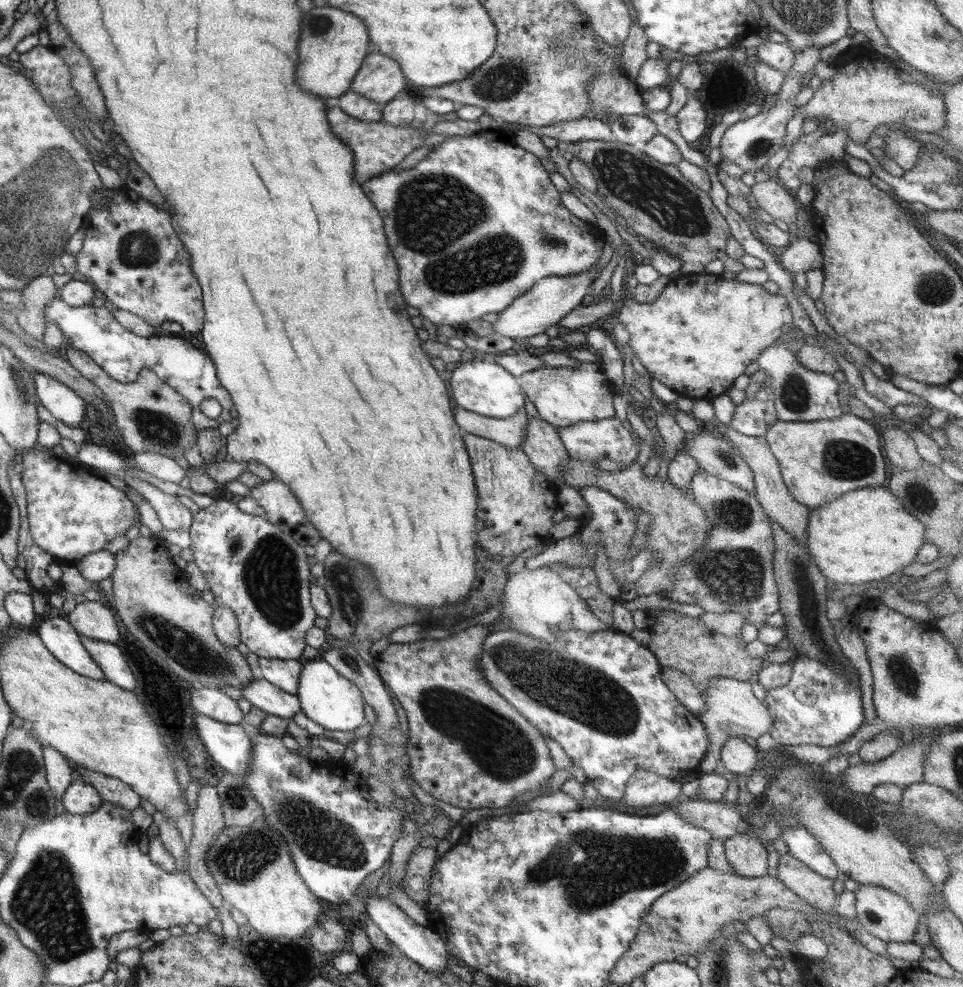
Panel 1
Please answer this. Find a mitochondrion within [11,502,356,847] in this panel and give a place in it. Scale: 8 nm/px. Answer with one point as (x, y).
(270, 568)

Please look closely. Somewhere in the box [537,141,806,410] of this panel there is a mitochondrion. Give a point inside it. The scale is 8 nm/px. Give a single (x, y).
(641, 184)

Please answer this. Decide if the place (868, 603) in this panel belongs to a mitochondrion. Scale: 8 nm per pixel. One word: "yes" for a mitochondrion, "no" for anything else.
no

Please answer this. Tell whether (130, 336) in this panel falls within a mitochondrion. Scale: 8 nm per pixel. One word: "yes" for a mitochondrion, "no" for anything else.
no

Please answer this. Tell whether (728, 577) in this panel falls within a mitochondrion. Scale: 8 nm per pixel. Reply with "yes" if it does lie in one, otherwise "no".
yes

